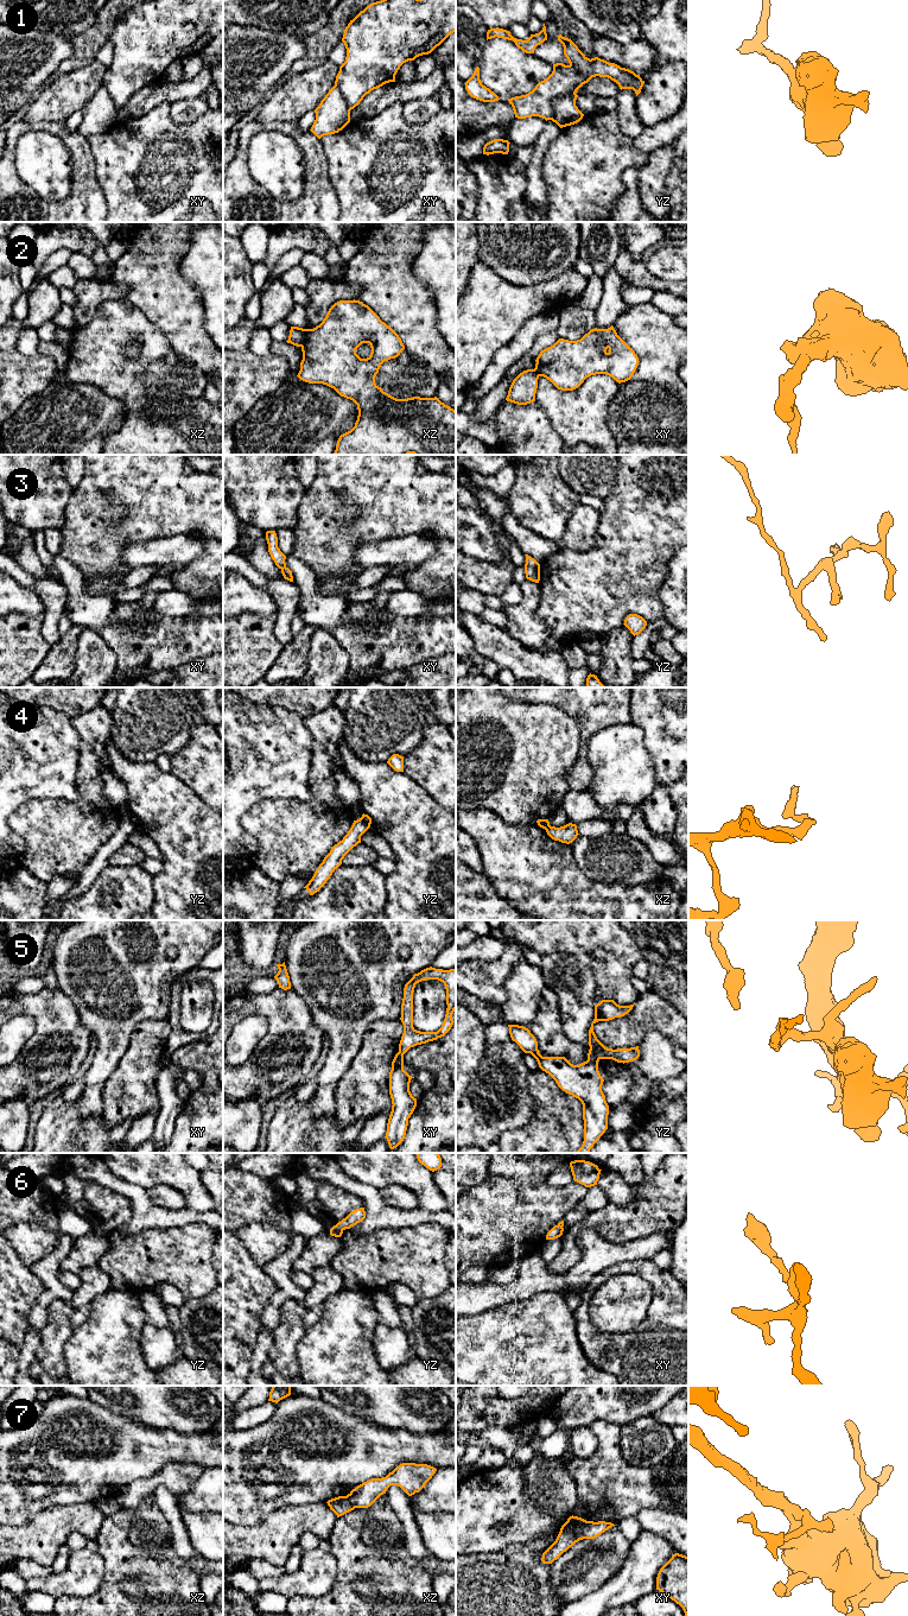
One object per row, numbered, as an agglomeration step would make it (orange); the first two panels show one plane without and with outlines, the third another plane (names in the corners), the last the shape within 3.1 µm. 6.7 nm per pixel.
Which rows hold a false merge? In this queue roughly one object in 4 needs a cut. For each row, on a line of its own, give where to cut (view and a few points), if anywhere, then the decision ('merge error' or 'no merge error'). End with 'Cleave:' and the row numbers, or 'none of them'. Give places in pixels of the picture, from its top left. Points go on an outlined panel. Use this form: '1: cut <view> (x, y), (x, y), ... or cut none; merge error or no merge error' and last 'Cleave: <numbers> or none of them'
1: cut yz (575, 93), (553, 100), (550, 119); merge error
2: cut xz (306, 329), (304, 342), (300, 346); merge error
3: cut none; no merge error
4: cut yz (361, 817), (369, 826); merge error
5: cut yz (590, 1047), (599, 1058); merge error
6: cut none; no merge error
7: cut xy (584, 1520), (583, 1538); merge error
Cleave: 1, 2, 4, 5, 7

